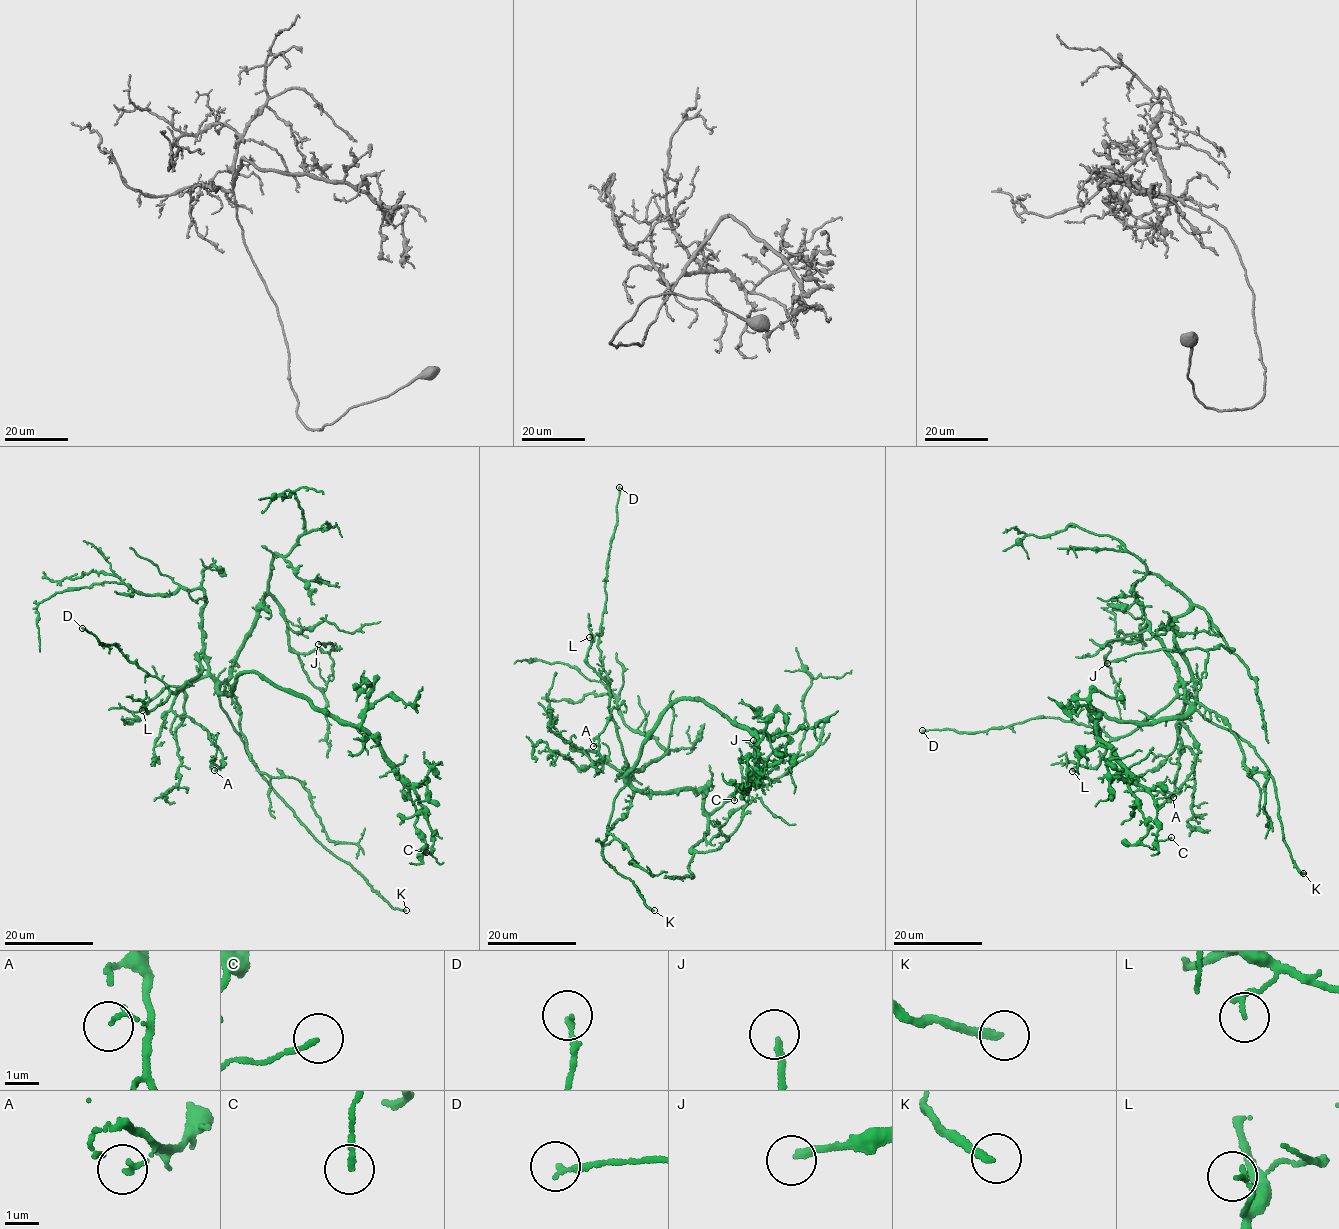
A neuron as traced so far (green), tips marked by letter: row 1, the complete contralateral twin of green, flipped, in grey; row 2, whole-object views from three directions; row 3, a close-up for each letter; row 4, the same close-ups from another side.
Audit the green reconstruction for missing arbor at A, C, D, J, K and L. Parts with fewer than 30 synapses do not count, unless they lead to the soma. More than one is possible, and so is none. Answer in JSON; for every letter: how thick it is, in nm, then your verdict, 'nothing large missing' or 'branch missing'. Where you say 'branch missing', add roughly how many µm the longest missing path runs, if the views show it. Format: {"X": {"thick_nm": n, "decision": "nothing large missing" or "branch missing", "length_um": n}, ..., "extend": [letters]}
{"A": {"thick_nm": 140, "decision": "nothing large missing"}, "C": {"thick_nm": 150, "decision": "nothing large missing"}, "D": {"thick_nm": 150, "decision": "nothing large missing"}, "J": {"thick_nm": 180, "decision": "nothing large missing"}, "K": {"thick_nm": 200, "decision": "branch missing", "length_um": 60}, "L": {"thick_nm": 120, "decision": "nothing large missing"}, "extend": ["K"]}

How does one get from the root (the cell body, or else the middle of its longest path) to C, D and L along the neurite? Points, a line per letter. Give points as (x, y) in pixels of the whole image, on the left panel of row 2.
C: (222, 694), (238, 675), (257, 672), (357, 725), (407, 786), (426, 852)
D: (222, 694), (203, 657), (199, 674), (173, 692), (128, 660), (115, 645), (101, 645), (82, 628)
L: (222, 694), (218, 680), (202, 657), (197, 675), (149, 711), (143, 705), (142, 710)

